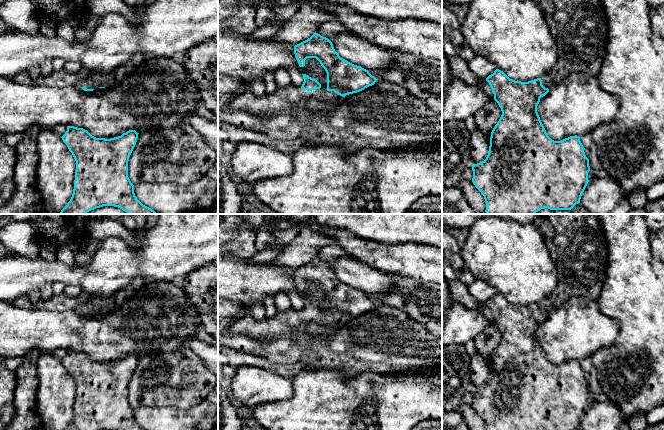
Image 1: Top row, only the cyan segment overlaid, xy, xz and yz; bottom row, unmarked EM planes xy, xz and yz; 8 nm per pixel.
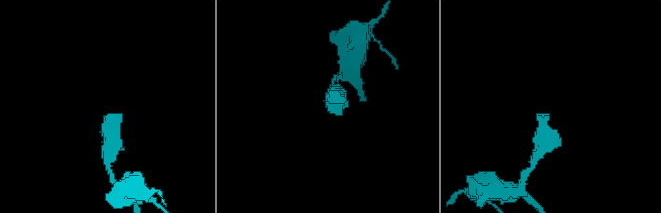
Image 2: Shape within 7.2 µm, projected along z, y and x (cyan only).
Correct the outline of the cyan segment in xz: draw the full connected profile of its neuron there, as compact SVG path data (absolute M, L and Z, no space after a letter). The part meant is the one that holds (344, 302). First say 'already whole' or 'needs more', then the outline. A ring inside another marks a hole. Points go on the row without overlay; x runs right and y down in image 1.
needs more; M316 256L307 264L295 269L294 278L300 291L305 290L307 282L316 282L320 286L327 297L326 315L320 313L321 308L316 303L302 298L304 306L300 312L291 307L286 312L277 312L272 318L265 317L260 321L256 321L250 315L246 315L234 323L232 332L255 337L263 343L276 342L280 336L290 335L293 332L303 336L327 337L338 330L341 323L346 319L360 316L374 309L377 304L368 294L341 282L335 275L332 266Z

